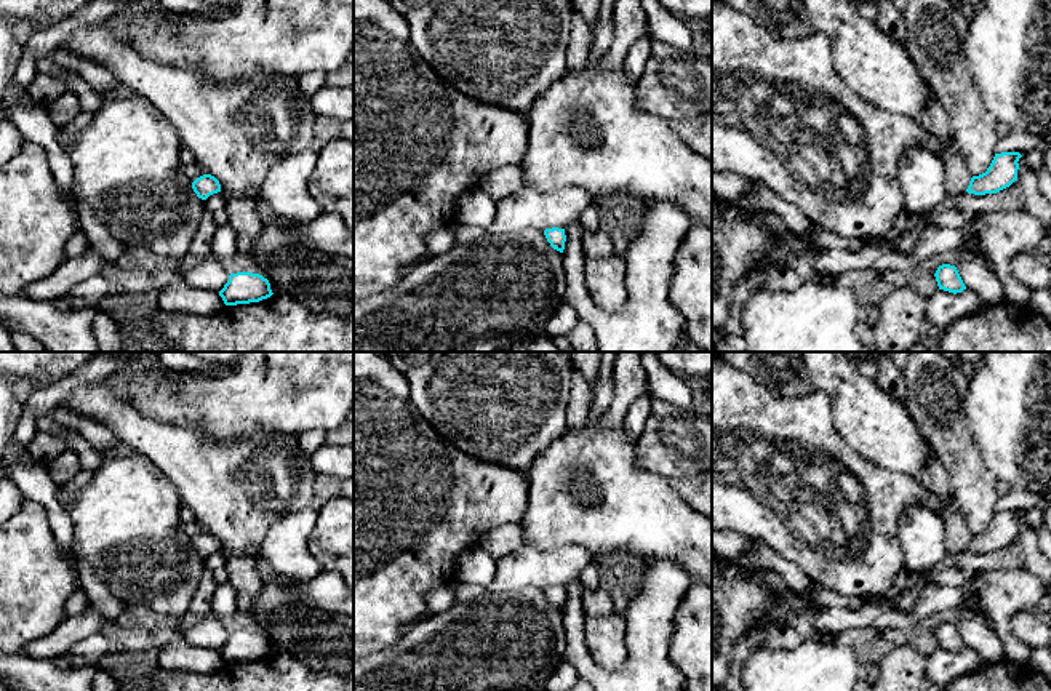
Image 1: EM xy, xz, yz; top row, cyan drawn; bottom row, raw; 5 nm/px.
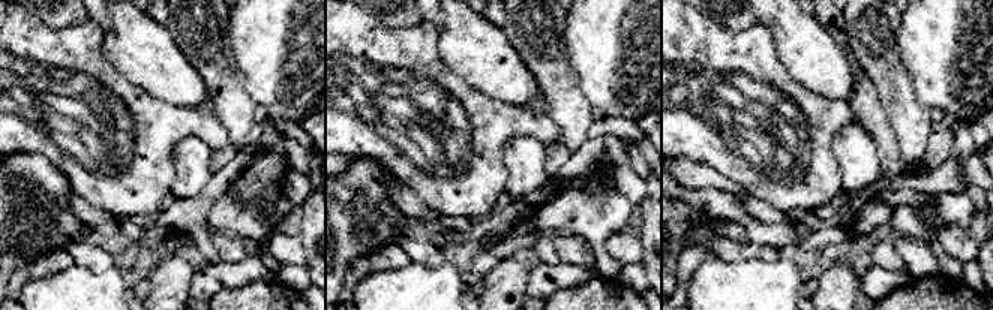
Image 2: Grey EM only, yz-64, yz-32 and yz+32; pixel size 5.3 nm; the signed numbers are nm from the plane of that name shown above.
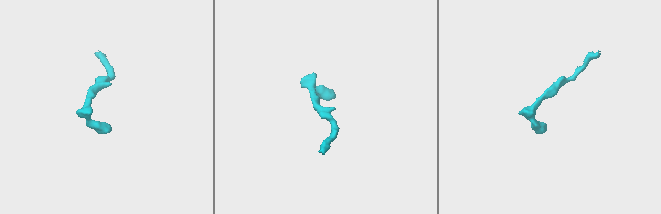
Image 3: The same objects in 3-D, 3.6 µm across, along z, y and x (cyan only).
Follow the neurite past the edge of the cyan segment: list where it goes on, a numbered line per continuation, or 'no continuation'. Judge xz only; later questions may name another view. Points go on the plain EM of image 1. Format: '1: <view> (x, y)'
no continuation

